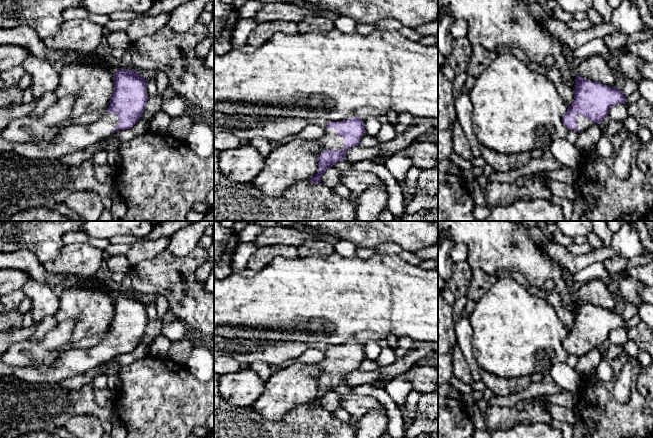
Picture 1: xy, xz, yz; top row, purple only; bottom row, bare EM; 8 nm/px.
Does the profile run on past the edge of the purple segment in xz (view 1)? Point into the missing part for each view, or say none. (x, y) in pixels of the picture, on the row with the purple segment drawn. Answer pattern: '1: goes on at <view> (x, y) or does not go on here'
1: goes on at xz (329, 140)

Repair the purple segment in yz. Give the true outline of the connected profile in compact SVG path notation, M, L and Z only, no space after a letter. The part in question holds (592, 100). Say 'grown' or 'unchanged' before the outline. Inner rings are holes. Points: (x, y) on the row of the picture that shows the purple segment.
grown; M579 74L573 93L573 103L568 106L562 121L568 130L580 134L594 124L600 125L612 106L626 104L626 97L621 90L584 79Z

